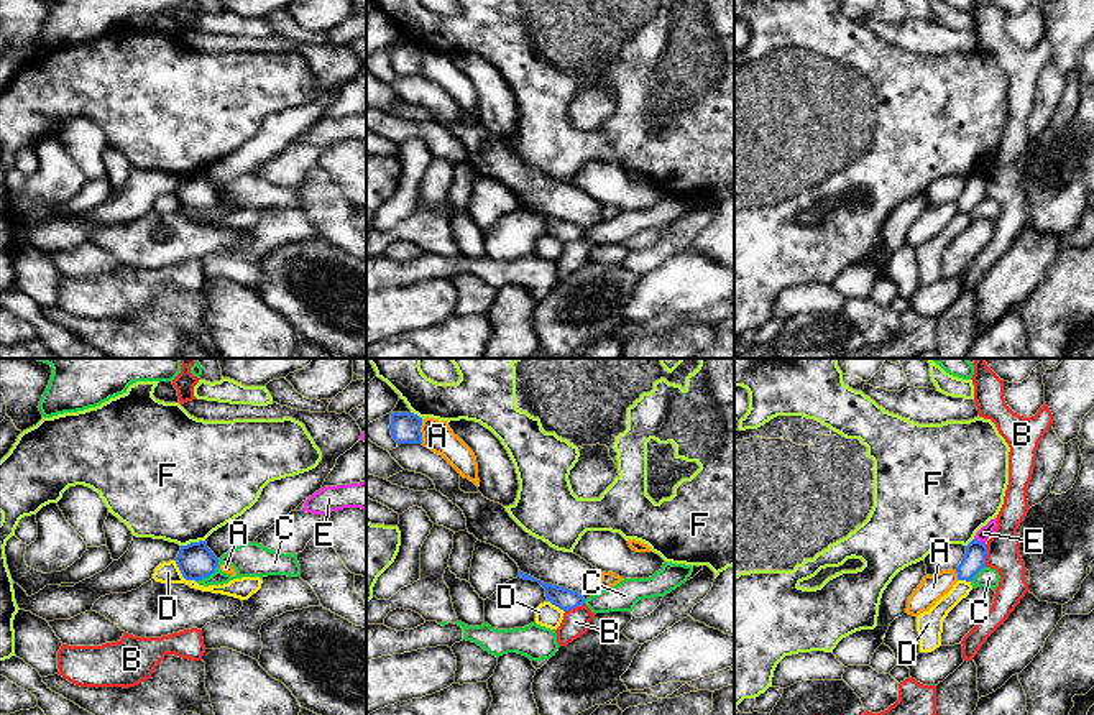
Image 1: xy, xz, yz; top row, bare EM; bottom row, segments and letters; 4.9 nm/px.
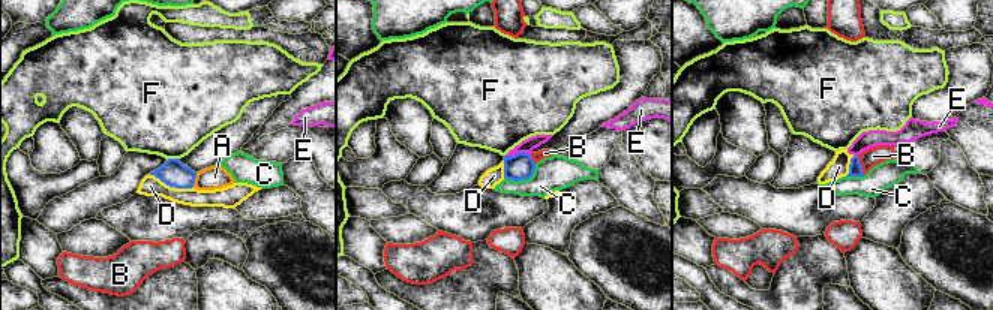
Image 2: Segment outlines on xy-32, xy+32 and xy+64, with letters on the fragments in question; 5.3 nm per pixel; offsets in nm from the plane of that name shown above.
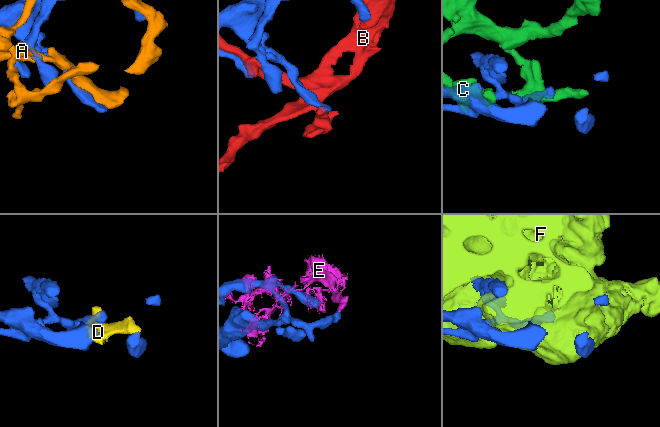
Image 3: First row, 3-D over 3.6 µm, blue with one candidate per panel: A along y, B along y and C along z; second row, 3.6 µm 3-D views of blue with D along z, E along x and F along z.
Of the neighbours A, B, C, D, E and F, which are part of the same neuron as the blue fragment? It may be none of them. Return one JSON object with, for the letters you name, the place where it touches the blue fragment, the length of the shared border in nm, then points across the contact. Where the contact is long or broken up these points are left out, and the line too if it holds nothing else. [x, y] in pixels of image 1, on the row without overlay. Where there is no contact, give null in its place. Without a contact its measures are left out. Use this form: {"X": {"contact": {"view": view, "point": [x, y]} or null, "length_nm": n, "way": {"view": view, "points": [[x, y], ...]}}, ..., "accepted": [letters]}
{"accepted": []}

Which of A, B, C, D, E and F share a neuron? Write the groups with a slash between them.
A / B / C / D / E F

